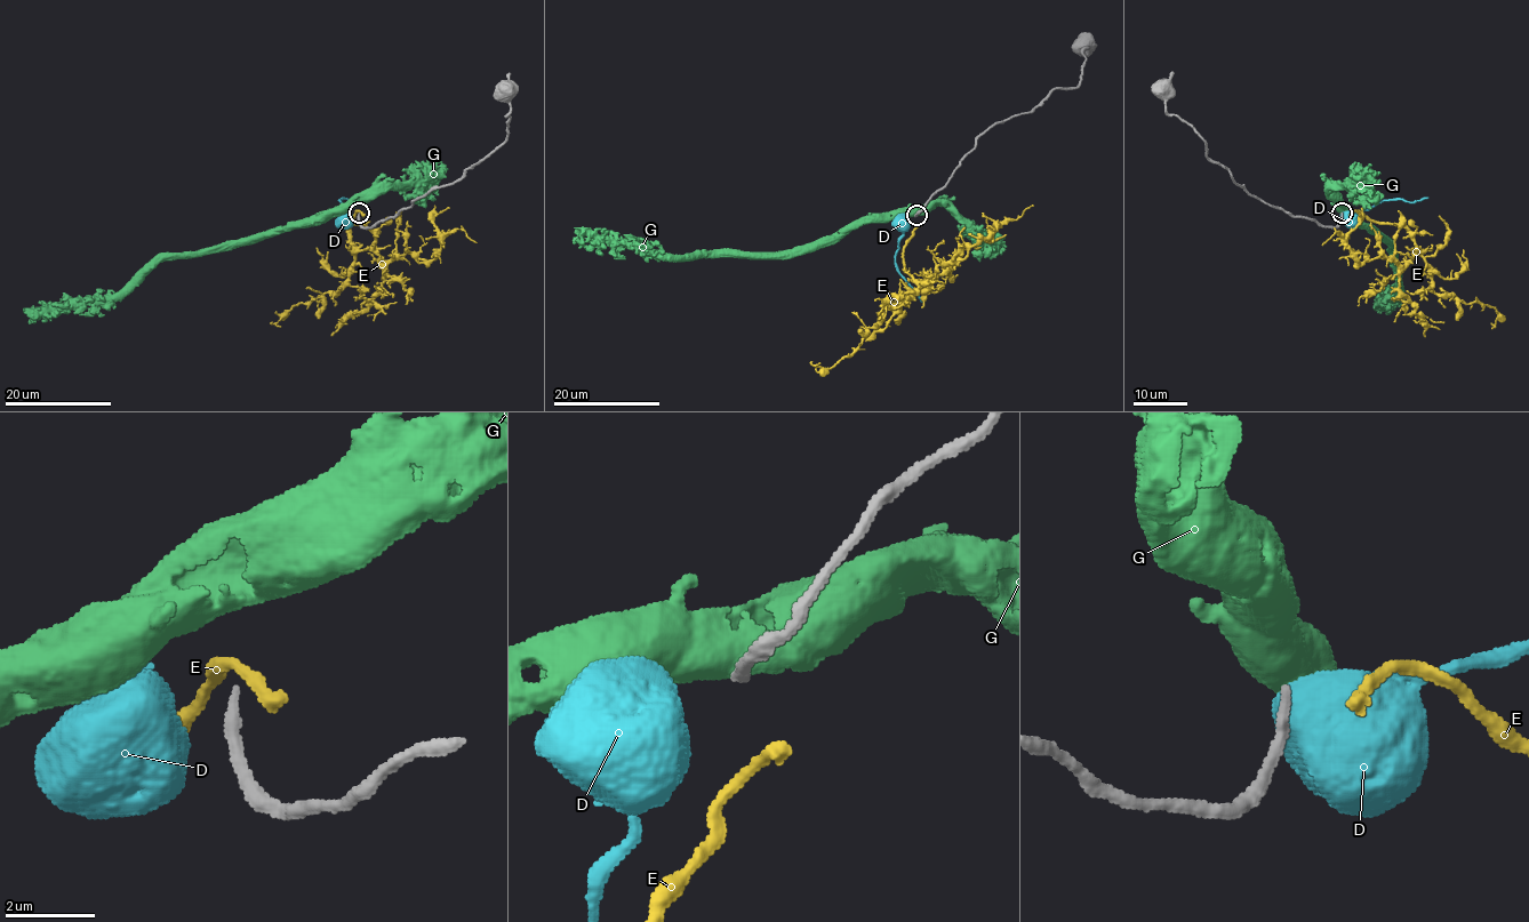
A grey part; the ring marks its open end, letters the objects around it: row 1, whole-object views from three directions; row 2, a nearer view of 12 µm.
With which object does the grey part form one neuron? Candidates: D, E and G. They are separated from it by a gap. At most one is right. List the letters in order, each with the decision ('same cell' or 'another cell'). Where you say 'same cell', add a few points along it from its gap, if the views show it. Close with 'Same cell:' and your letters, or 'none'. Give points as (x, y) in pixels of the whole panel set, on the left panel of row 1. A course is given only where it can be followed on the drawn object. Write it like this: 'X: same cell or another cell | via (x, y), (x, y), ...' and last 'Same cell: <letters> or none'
D: another cell
E: another cell
G: another cell
Same cell: none

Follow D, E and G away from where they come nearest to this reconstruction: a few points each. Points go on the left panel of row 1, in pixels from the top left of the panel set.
D: (351, 214), (341, 199), (360, 200), (369, 195)
E: (362, 215), (349, 221), (374, 234), (373, 242), (354, 256), (349, 279), (272, 321)
G: (354, 206), (323, 210), (238, 245), (162, 259), (113, 295), (23, 310)

